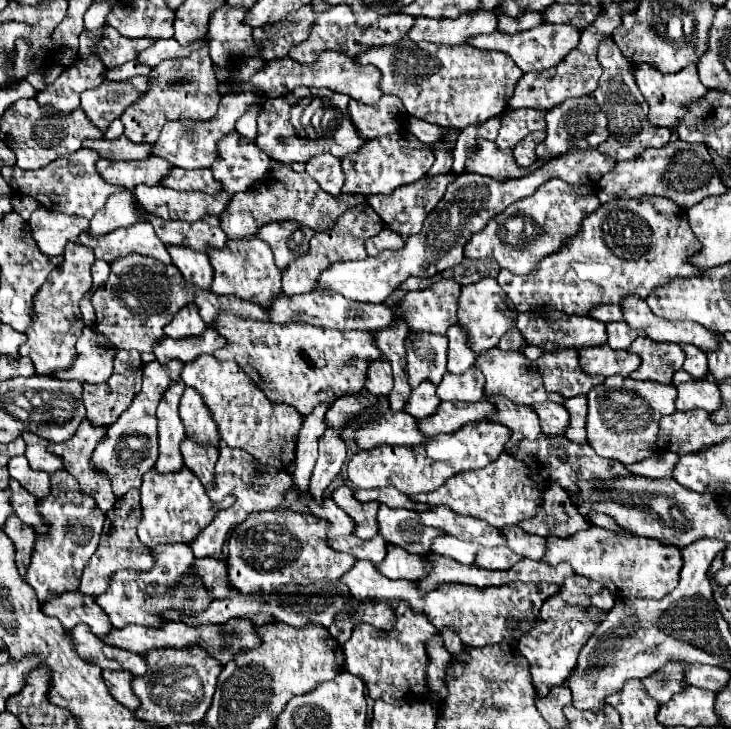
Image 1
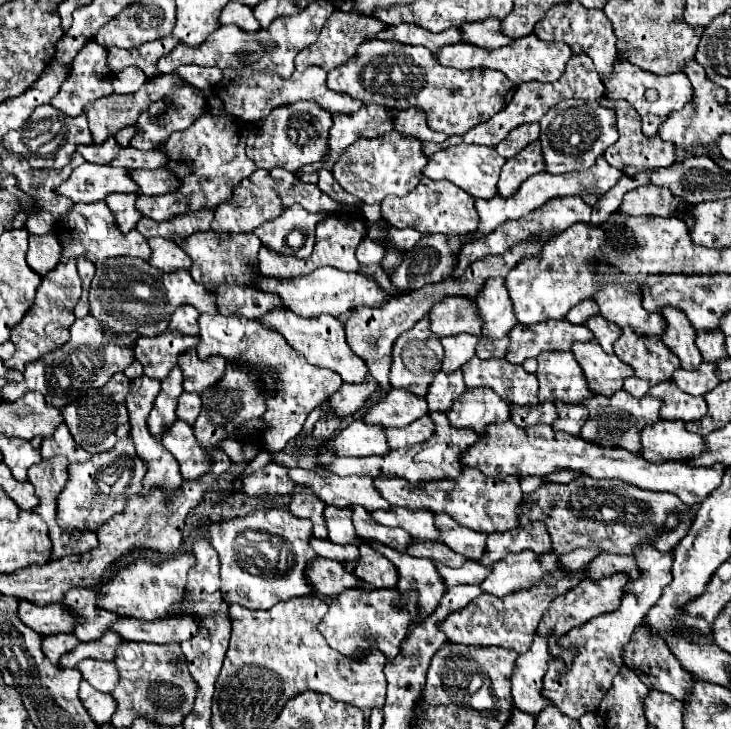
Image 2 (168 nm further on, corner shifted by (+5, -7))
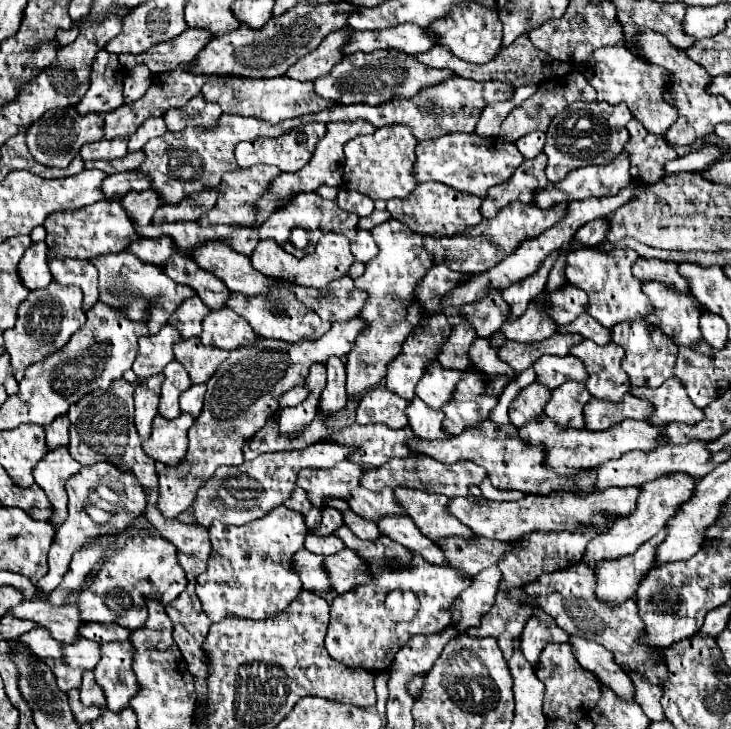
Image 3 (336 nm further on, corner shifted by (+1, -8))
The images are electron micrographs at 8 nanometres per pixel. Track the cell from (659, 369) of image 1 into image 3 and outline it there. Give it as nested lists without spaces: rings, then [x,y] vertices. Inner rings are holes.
[[[645,320],[619,322],[619,324],[615,324],[615,328],[611,328],[611,340],[625,350],[625,358],[621,360],[621,366],[629,374],[631,386],[657,388],[667,378],[673,376],[677,346],[673,344],[673,340],[669,340],[659,328],[651,326],[649,322],[645,322]]]

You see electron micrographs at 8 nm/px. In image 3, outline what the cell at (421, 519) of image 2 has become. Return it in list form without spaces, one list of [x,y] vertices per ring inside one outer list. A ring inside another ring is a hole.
[[[355,488],[351,492],[347,504],[355,514],[359,514],[367,520],[373,520],[373,522],[377,522],[385,514],[399,512],[399,506],[393,502],[393,490],[391,488],[383,488],[379,492]]]

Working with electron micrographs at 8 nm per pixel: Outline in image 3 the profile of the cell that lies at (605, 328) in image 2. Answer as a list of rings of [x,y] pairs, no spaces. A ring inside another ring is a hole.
[[[583,312],[571,324],[567,324],[563,328],[557,328],[557,332],[561,332],[561,334],[579,334],[583,338],[593,340],[595,344],[601,344],[601,346],[611,340],[611,332],[607,328],[603,328],[599,322],[591,320],[591,316],[587,316],[587,312]]]

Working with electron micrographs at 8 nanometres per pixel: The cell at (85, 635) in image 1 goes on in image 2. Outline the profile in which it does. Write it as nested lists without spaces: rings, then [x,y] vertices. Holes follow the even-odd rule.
[[[49,635],[43,639],[43,653],[51,663],[59,663],[59,659],[77,645],[79,639],[75,635]]]

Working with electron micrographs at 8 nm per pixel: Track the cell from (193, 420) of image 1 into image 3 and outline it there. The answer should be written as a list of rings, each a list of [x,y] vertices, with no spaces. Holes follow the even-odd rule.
[[[193,384],[181,396],[181,412],[187,412],[193,418],[197,418],[203,408],[203,396],[205,396],[205,384]]]

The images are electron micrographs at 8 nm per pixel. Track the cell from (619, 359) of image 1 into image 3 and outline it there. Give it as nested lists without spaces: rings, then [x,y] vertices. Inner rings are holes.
[[[581,340],[571,348],[571,354],[577,356],[587,370],[587,390],[593,398],[619,402],[629,392],[627,372],[621,368],[623,348],[615,342],[599,346],[591,340]]]

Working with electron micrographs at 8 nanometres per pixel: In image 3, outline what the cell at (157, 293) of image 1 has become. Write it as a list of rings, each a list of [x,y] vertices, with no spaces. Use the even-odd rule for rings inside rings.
[[[119,252],[119,256],[97,256],[95,260],[91,260],[91,264],[95,264],[95,268],[99,270],[99,294],[101,294],[101,302],[107,302],[113,308],[123,308],[127,310],[127,306],[131,308],[131,300],[141,304],[143,312],[149,312],[149,332],[155,334],[159,332],[161,324],[167,324],[169,316],[175,312],[175,308],[179,308],[179,304],[191,296],[195,296],[195,292],[191,292],[191,288],[175,284],[165,272],[159,270],[159,266],[141,262],[137,256],[129,254],[129,252]]]

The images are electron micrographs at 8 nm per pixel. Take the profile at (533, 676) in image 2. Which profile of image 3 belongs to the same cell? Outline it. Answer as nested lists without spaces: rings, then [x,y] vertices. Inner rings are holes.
[[[535,608],[521,634],[521,650],[527,662],[535,666],[539,662],[539,652],[547,644],[561,644],[561,642],[567,642],[567,638],[569,634],[563,632],[555,624],[555,620],[547,616],[547,612],[543,612],[541,608]]]

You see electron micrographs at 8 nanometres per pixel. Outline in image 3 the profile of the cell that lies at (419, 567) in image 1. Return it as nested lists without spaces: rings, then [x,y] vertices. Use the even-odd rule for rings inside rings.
[[[347,548],[327,556],[323,560],[323,570],[331,580],[331,590],[335,590],[337,594],[343,594],[343,592],[349,592],[355,584],[361,584],[363,580],[367,580],[367,568],[363,568],[363,564],[365,562]]]

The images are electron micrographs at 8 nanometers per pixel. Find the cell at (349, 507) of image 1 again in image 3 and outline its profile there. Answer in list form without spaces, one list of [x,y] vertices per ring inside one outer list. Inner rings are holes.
[[[323,508],[321,514],[323,514],[321,526],[317,530],[313,530],[313,534],[317,534],[317,536],[329,536],[331,532],[335,532],[335,528],[339,528],[343,524],[341,512],[335,512],[335,508]]]

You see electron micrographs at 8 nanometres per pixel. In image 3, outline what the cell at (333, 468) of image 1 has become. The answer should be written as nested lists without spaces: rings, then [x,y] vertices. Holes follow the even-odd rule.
[[[337,356],[329,358],[325,362],[327,368],[327,386],[321,392],[319,398],[319,408],[323,414],[337,414],[345,402],[347,402],[347,392],[345,392],[345,362]]]

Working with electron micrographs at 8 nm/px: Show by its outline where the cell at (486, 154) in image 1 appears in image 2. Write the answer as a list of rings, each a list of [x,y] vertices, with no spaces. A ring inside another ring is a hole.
[[[459,143],[431,155],[427,167],[423,169],[423,175],[429,179],[447,179],[473,197],[491,199],[497,195],[497,181],[499,181],[501,167],[503,167],[503,157],[499,157],[493,147],[475,145],[475,143],[473,145]]]

